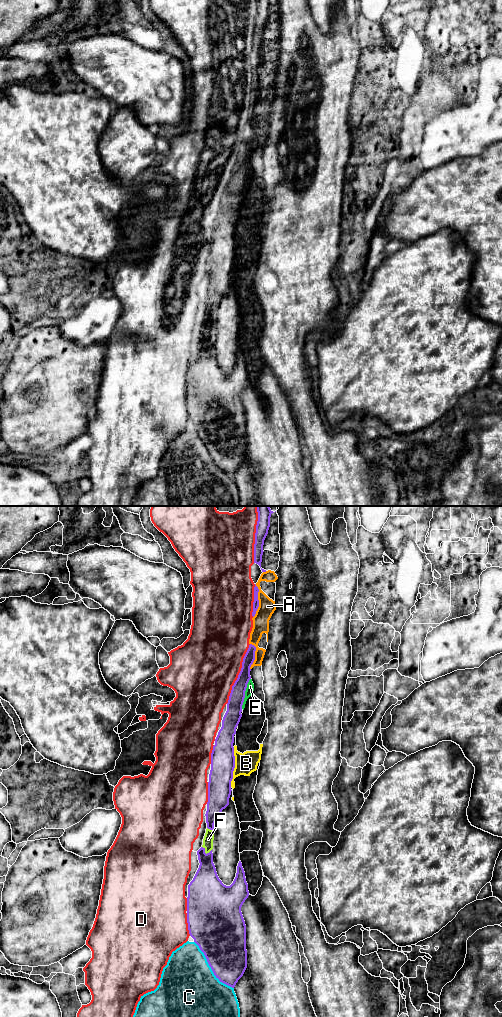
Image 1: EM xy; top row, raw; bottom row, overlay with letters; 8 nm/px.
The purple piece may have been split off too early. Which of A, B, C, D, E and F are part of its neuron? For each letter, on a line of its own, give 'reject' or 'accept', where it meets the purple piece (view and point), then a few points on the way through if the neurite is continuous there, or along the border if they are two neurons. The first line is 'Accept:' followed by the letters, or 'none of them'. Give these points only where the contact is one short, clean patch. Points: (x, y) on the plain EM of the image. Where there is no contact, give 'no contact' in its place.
Accept: none of them
A: reject | xy (258, 89)
B: reject | xy (234, 255) | along xy (234, 235), (234, 258), (230, 274)
C: reject | xy (211, 456)
D: reject | xy (239, 162)
E: reject | xy (244, 181) | along xy (250, 166), (241, 196)
F: reject | xy (204, 340)

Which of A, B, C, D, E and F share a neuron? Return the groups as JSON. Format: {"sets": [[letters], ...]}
{"sets": [["A", "E", "F"], ["B"], ["C"], ["D"]]}

